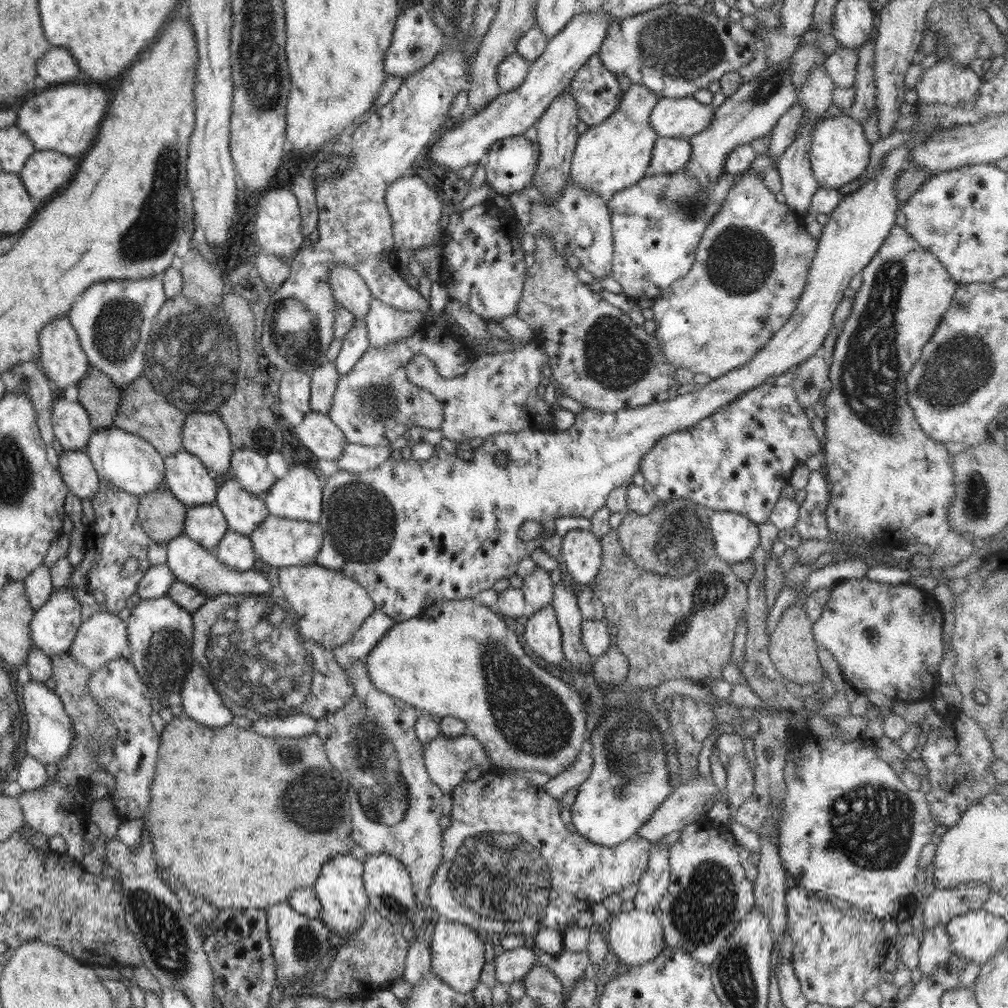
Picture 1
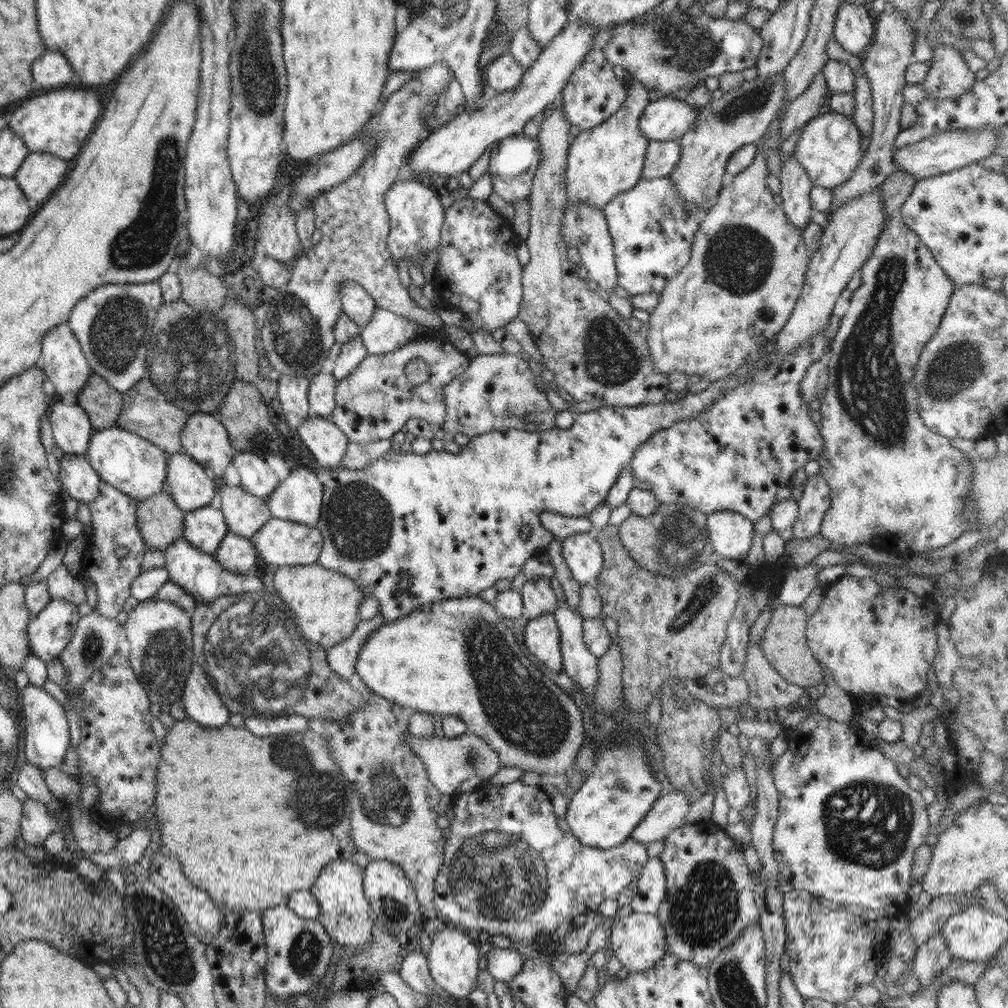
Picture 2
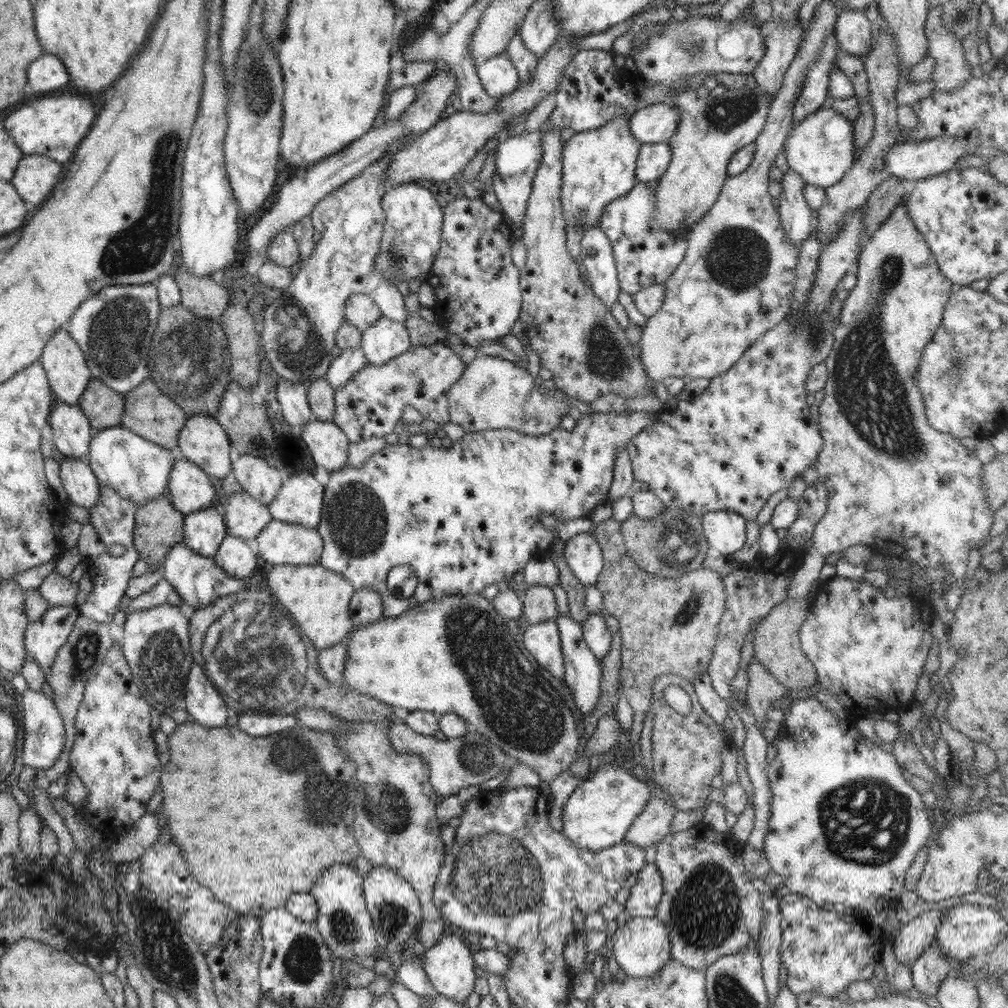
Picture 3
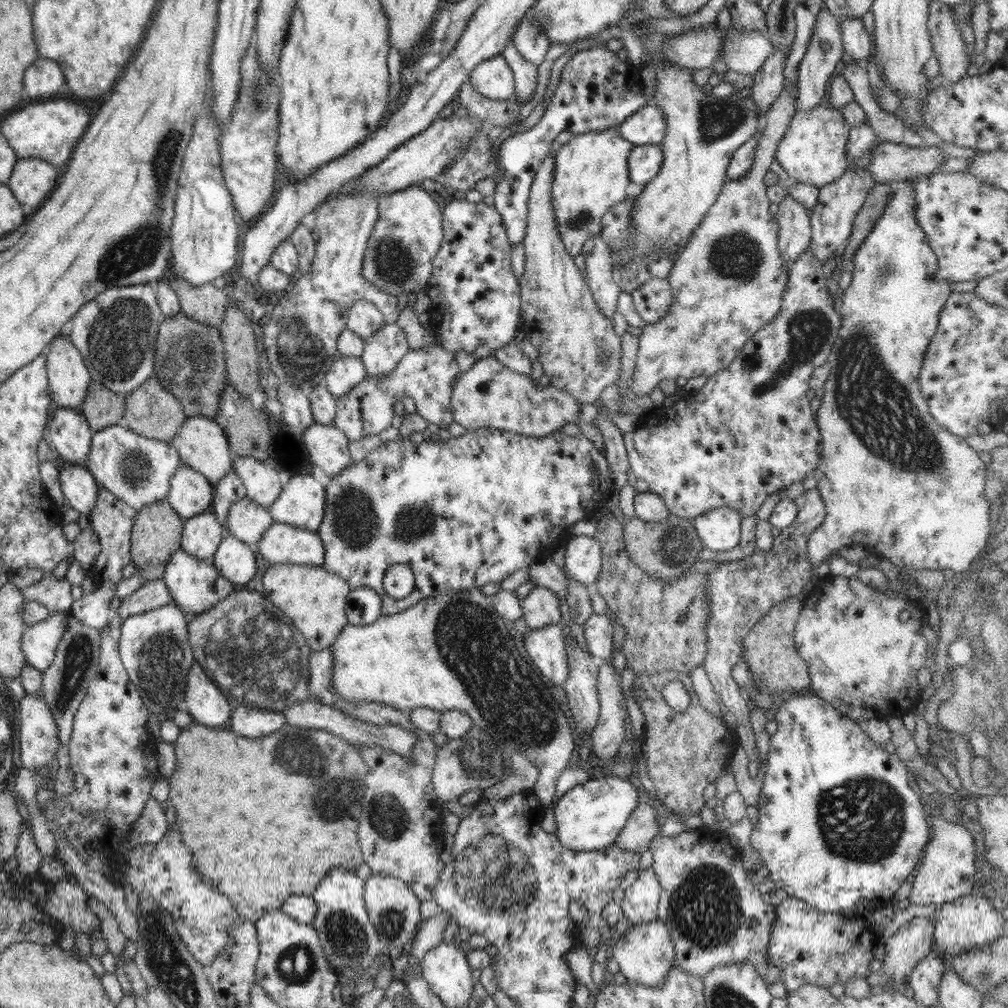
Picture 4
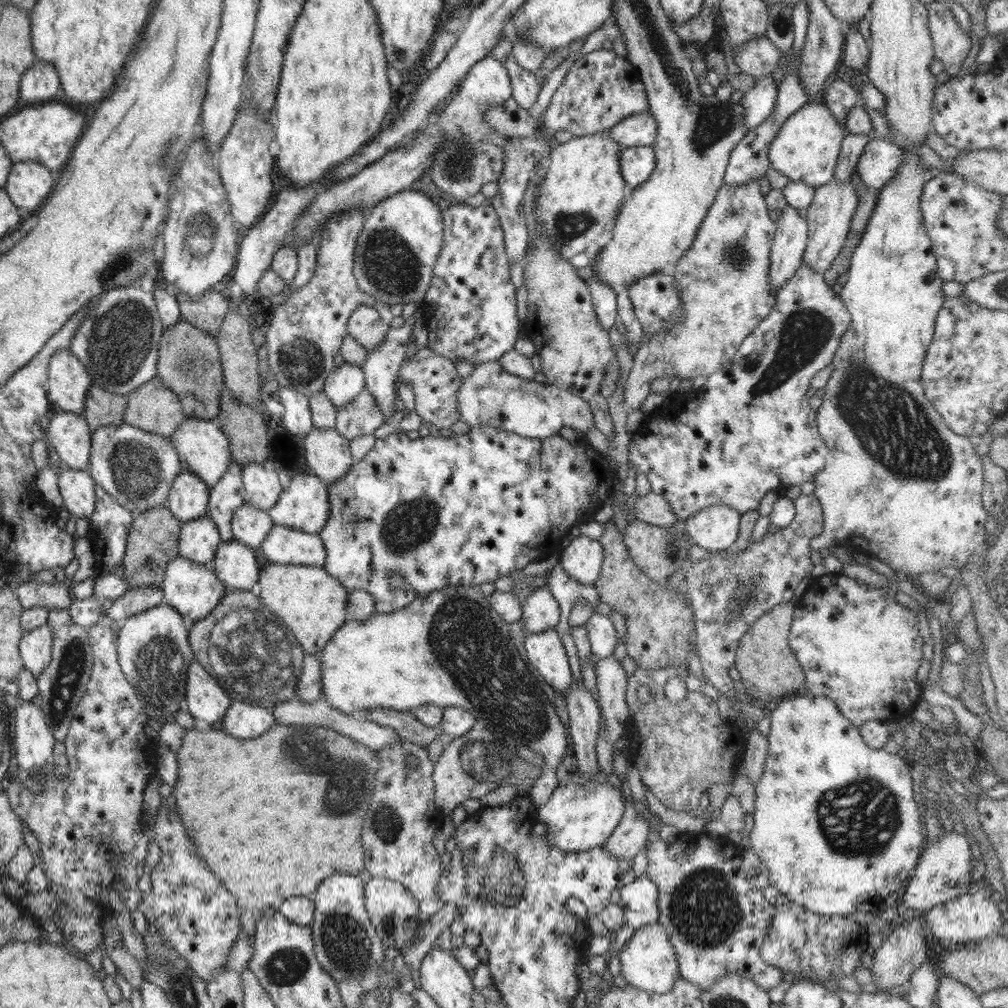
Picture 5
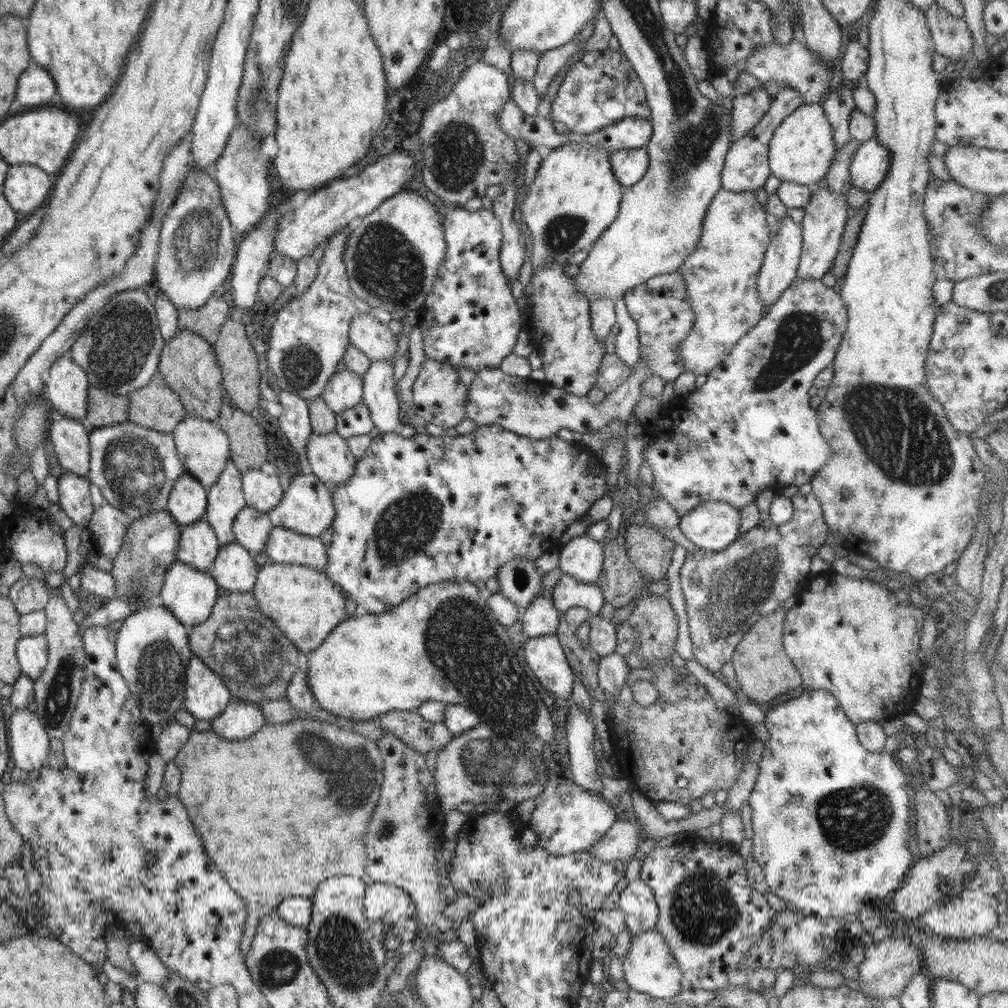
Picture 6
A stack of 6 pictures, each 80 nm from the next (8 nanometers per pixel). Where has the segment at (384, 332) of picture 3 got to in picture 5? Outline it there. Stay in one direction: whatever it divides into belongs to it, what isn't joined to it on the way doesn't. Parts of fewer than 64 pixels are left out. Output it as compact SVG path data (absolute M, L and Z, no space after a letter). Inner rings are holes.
M406 320L399 328L389 327L385 341L367 353L361 367L365 376L365 388L383 412L385 422L390 423L395 413L394 392L399 368L403 364L406 349L413 330L412 321Z

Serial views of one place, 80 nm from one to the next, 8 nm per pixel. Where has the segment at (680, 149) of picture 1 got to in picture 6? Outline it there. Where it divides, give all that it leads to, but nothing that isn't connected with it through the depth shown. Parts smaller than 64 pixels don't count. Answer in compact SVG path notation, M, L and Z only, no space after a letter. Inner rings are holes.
M646 148L621 149L616 152L610 152L610 165L612 173L618 180L618 183L624 187L637 184L648 172L650 159Z

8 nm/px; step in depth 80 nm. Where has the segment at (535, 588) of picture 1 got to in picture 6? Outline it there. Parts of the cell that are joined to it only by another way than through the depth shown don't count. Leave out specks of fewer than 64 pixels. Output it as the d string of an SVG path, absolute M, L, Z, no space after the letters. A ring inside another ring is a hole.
M538 593L534 601L522 609L520 622L529 638L555 634L560 626L561 612L556 610L552 598Z

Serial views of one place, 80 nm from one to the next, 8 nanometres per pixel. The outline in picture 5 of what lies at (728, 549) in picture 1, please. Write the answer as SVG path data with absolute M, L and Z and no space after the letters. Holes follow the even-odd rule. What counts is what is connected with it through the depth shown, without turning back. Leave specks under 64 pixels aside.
M719 504L699 510L684 519L685 532L695 544L708 551L726 551L739 535L741 514Z

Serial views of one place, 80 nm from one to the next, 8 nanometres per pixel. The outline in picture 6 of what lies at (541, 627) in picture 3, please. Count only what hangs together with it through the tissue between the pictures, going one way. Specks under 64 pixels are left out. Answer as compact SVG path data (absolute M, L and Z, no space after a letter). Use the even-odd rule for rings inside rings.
M556 633L529 638L524 648L524 659L544 694L570 699L573 670Z

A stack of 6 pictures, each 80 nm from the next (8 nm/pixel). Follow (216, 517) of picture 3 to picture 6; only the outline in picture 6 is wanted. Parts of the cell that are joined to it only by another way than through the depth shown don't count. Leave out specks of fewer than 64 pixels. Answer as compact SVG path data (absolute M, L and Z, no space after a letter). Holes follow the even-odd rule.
M204 518L182 527L177 546L177 560L200 571L210 570L221 547L214 529Z

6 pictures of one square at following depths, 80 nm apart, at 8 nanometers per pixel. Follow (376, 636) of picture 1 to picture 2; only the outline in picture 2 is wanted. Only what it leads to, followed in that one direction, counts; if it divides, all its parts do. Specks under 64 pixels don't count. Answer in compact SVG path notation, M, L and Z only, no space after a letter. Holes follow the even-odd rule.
M378 614L372 620L360 621L354 632L346 637L346 640L328 648L326 651L327 665L342 678L348 680L357 690L363 690L364 684L355 673L355 662L362 646L376 628L386 624L382 614Z

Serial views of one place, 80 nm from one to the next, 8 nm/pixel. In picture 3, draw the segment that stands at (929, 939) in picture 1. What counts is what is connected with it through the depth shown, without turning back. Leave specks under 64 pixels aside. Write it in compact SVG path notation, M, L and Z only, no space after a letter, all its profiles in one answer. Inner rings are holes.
M935 942L911 964L913 986L920 994L934 996L940 983L952 971L953 961L943 952Z

